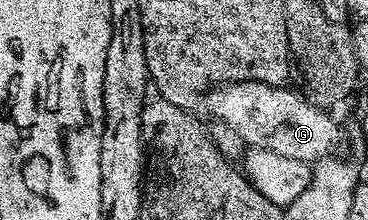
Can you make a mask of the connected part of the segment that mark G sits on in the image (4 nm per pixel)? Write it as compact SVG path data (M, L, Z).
M239 80L237 82L231 82L230 84L219 84L209 89L207 95L204 97L205 104L209 107L209 112L217 120L222 120L223 123L229 124L229 128L238 136L241 140L246 140L246 145L249 148L266 148L271 150L275 154L283 154L283 158L295 158L296 160L303 160L306 162L316 162L318 160L324 160L326 158L332 157L333 152L341 144L341 128L336 124L335 121L329 117L330 113L324 108L319 108L317 105L312 104L308 98L306 98L300 91L292 92L292 87L282 86L280 84L264 84L258 80Z

